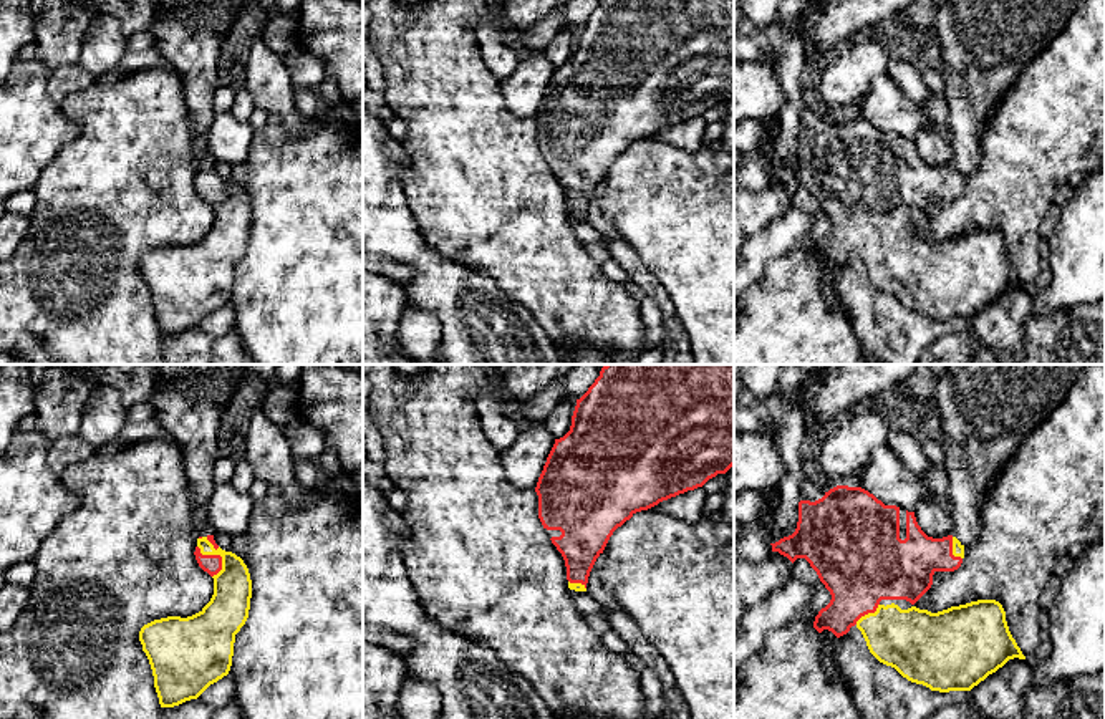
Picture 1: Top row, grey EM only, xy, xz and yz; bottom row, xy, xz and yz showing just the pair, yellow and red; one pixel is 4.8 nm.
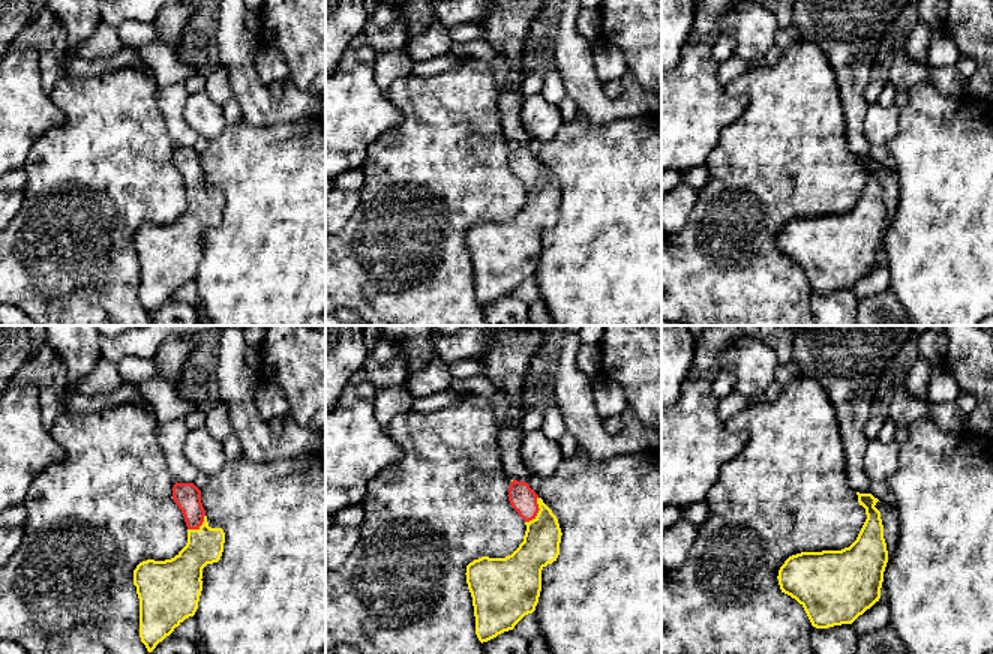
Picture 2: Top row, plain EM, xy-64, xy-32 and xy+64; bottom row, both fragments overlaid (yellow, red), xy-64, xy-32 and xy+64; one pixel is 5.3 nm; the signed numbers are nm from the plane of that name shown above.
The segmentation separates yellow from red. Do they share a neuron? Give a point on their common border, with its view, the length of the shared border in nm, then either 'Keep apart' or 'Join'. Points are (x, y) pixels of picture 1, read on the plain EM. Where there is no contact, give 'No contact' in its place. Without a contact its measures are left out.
Touches yellow at xy (217, 183). Shared border 180 nm. Join

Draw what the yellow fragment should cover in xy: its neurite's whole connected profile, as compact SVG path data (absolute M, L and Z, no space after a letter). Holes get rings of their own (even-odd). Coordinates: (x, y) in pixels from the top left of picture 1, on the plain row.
M214 164L199 166L194 184L199 195L214 207L210 230L192 245L154 249L139 260L139 270L152 298L161 336L174 336L197 328L210 313L229 303L235 263L249 247L252 209L244 189L222 179Z

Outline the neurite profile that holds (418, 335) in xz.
M406 308L394 331L394 351L411 364L437 364L441 321L429 310Z

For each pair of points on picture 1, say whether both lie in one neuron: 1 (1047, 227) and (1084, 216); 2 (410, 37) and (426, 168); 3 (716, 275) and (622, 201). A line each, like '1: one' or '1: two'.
1: two
2: one
3: one

